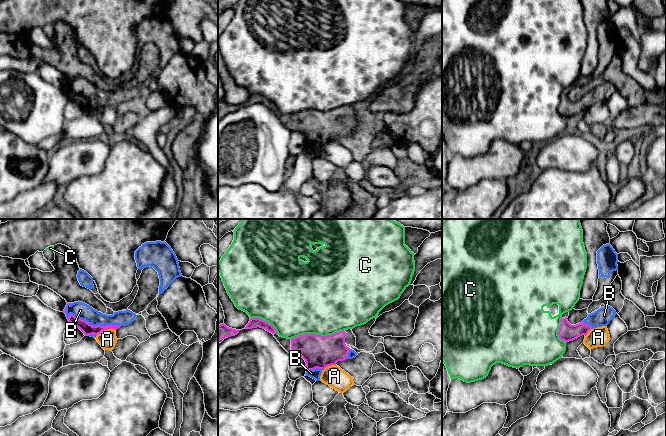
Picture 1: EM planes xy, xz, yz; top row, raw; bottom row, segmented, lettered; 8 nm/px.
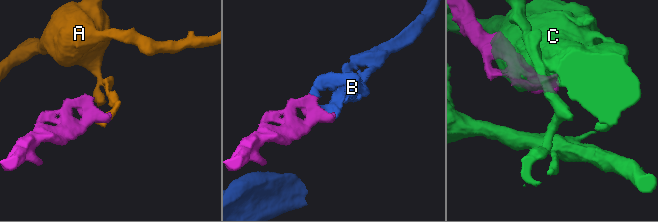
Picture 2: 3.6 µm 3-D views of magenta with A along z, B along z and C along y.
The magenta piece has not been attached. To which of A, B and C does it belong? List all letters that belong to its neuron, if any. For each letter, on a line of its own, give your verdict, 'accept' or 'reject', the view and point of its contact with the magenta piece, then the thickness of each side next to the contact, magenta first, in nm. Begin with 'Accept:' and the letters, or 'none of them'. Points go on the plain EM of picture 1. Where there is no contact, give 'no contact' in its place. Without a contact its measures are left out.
Accept: B
A: reject | xy (105, 105) | 90/150 nm
B: accept | xy (94, 102) | 90/130 nm
C: reject | xz (317, 111) | 260/480 nm

